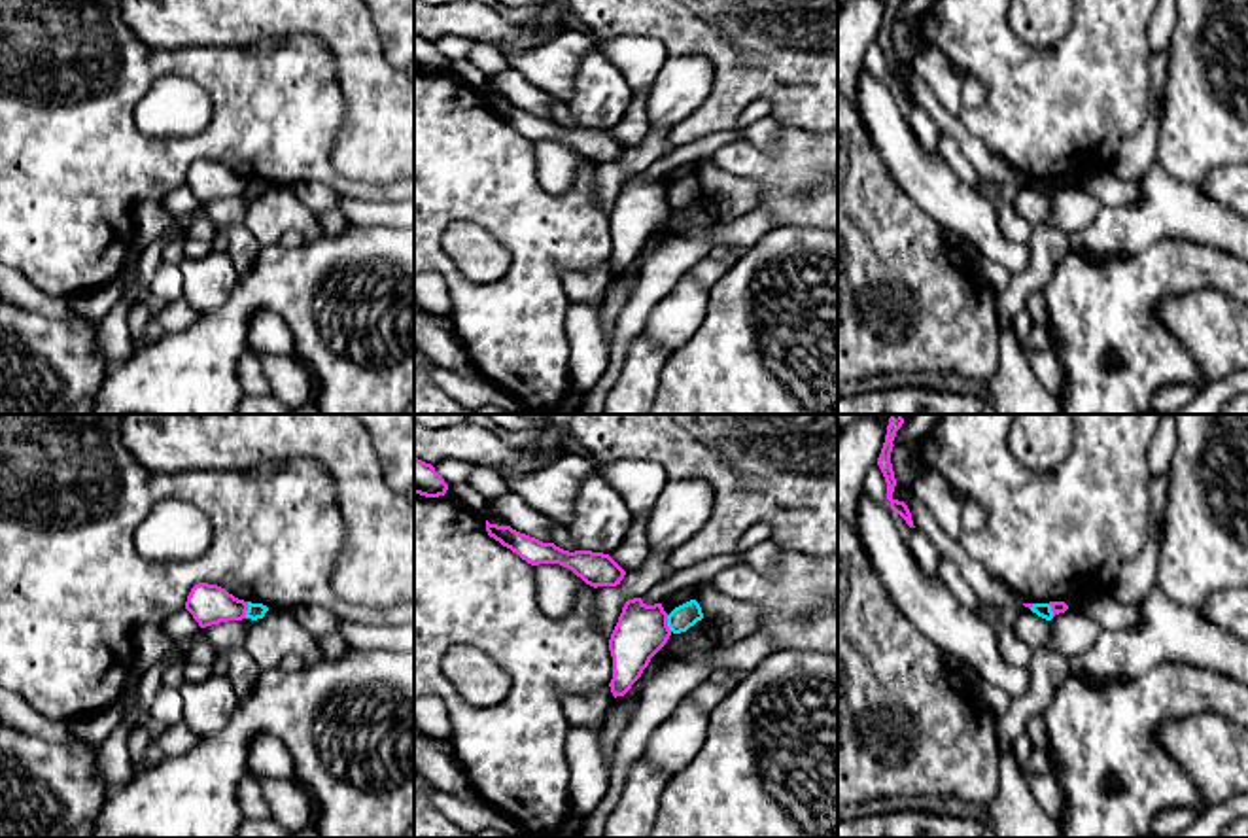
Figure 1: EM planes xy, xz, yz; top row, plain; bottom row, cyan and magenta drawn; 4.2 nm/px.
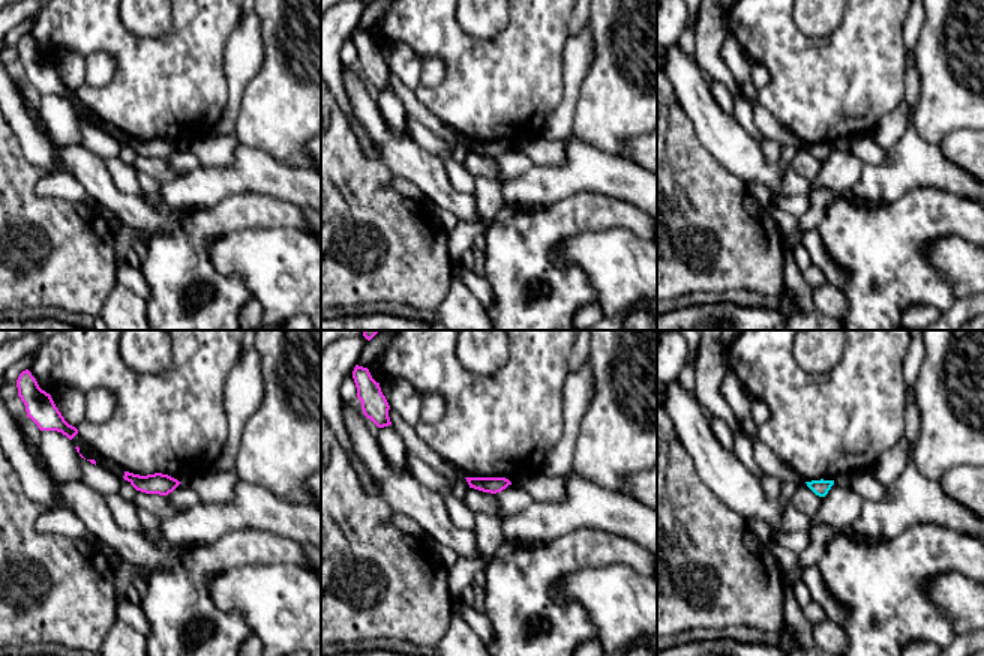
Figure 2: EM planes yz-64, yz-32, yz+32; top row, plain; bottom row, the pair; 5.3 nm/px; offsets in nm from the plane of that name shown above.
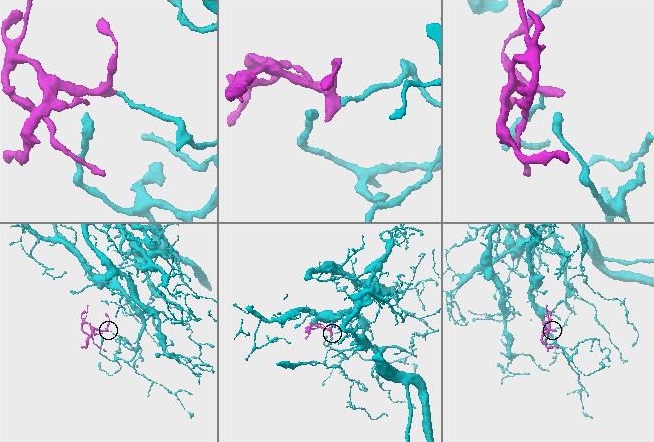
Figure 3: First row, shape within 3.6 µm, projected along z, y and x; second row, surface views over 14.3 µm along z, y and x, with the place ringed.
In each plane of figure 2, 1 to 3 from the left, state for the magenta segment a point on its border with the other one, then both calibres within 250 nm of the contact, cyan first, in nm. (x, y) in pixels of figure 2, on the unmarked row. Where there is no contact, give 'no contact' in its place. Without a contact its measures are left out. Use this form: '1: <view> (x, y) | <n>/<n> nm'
1: no contact
2: no contact
3: no contact

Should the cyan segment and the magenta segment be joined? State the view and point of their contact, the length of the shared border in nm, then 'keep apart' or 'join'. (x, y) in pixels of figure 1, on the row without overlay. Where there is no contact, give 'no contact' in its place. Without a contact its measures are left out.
xy (248, 186) | 70 nm | keep apart

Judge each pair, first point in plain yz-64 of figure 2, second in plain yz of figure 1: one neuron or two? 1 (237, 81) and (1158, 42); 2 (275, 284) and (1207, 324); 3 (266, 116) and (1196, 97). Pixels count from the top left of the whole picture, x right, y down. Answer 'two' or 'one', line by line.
1: two
2: one
3: one

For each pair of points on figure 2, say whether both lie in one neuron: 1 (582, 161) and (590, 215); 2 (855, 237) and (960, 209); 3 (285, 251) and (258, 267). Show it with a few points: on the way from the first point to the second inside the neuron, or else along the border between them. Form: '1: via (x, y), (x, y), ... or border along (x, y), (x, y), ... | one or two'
1: border along (621, 198), (594, 192), (575, 192), (554, 203) | two
2: via (881, 237), (894, 237), (909, 224), (935, 224) | one
3: via (279, 254), (272, 261), (264, 261) | one

